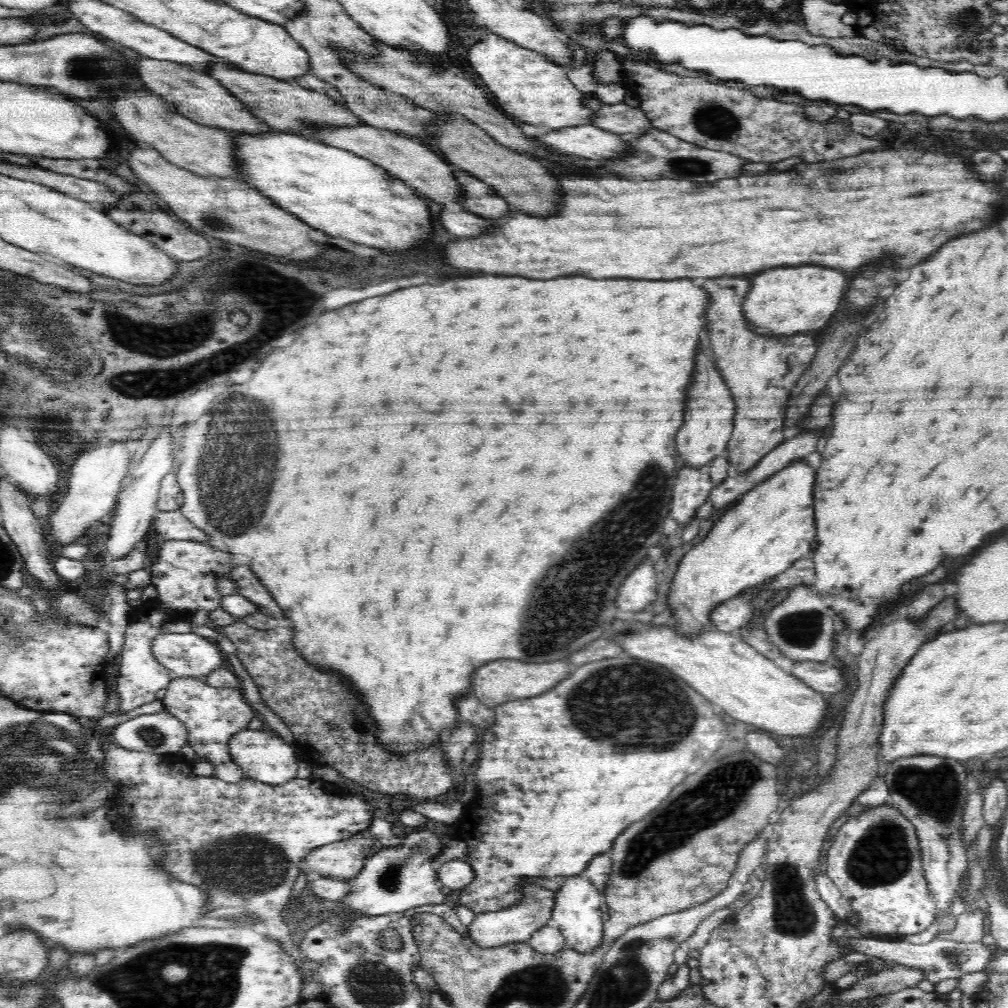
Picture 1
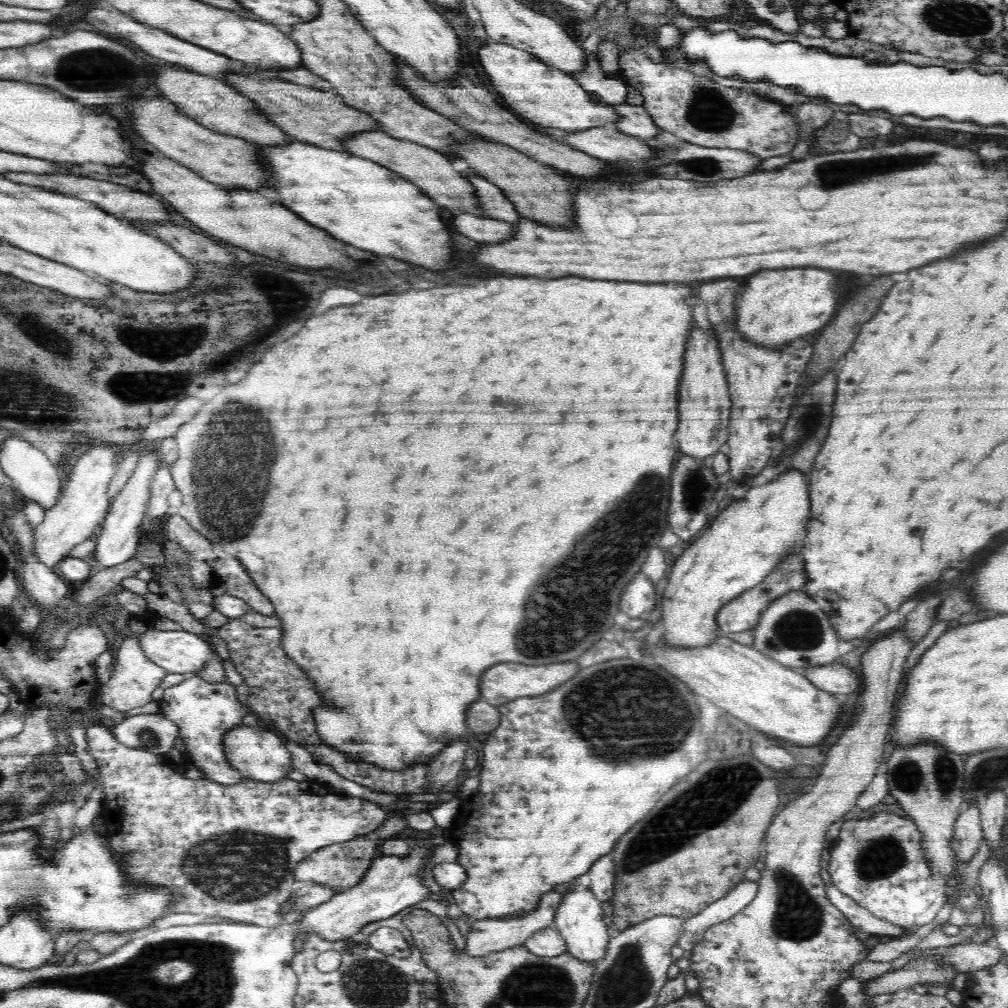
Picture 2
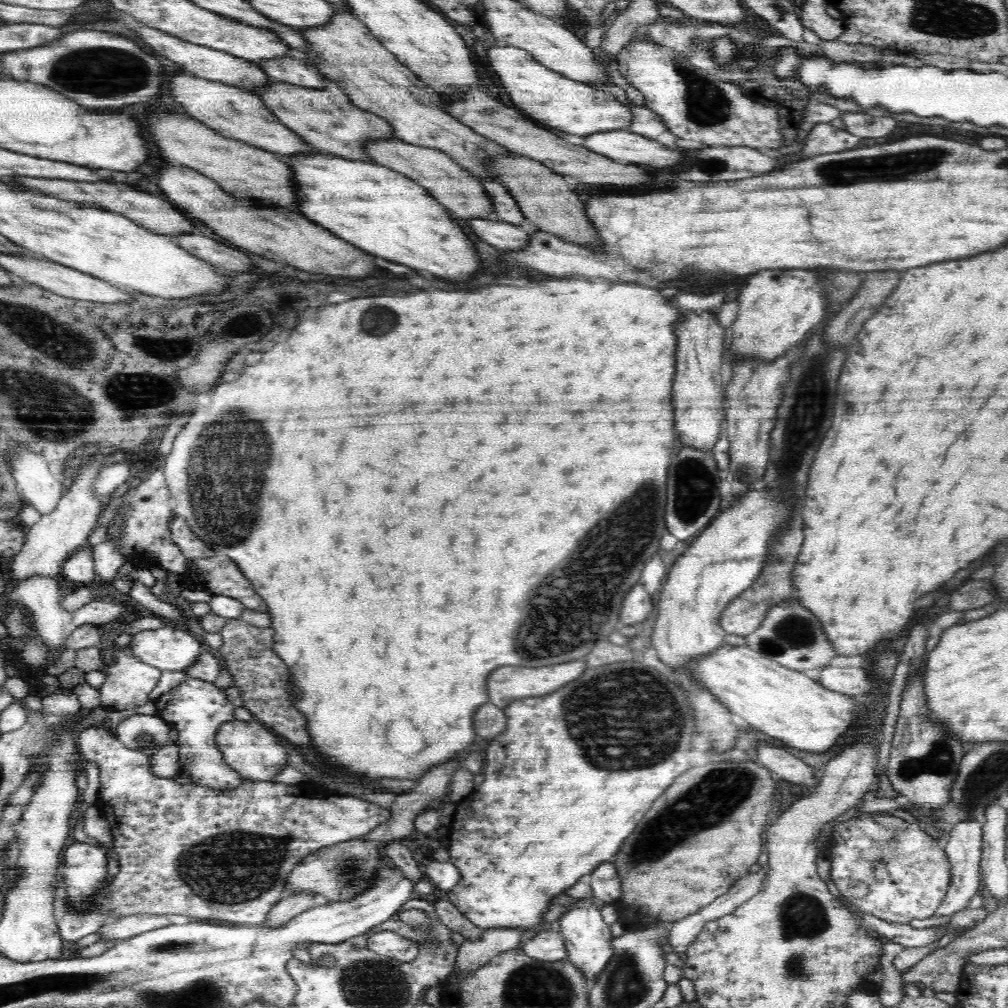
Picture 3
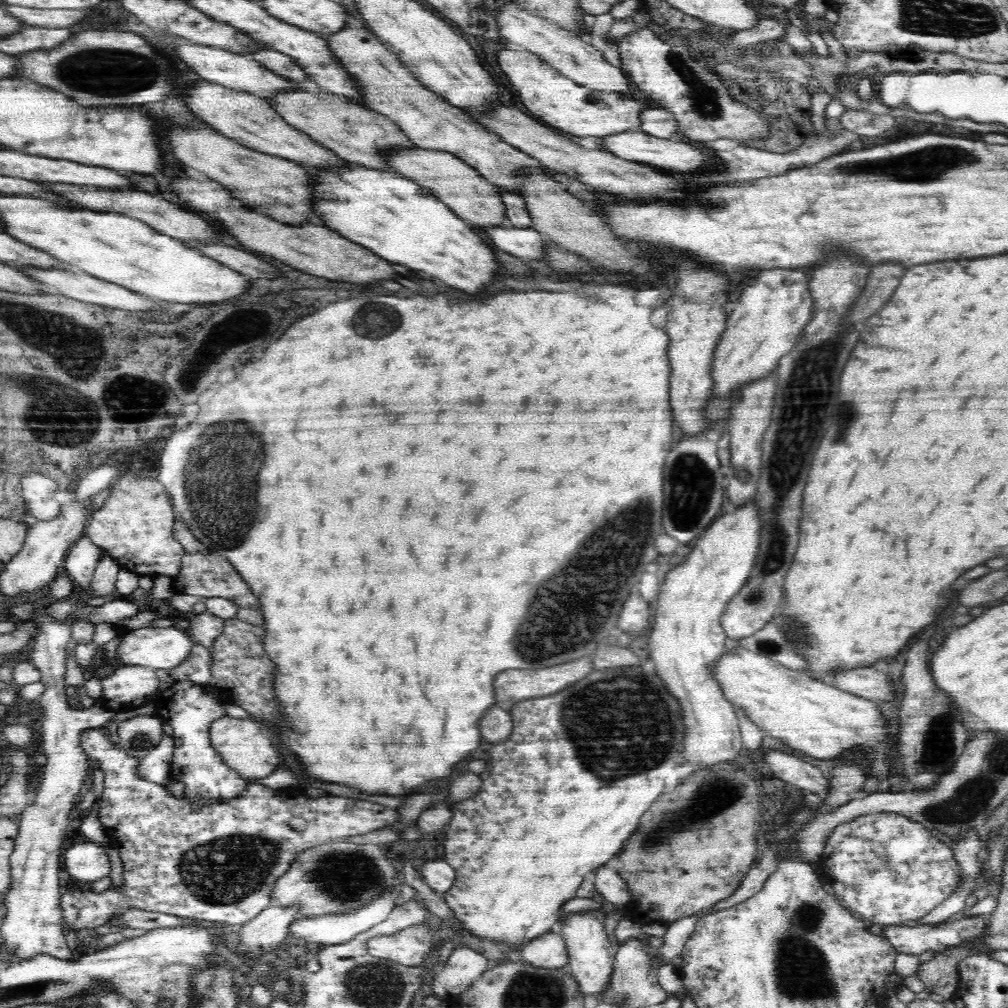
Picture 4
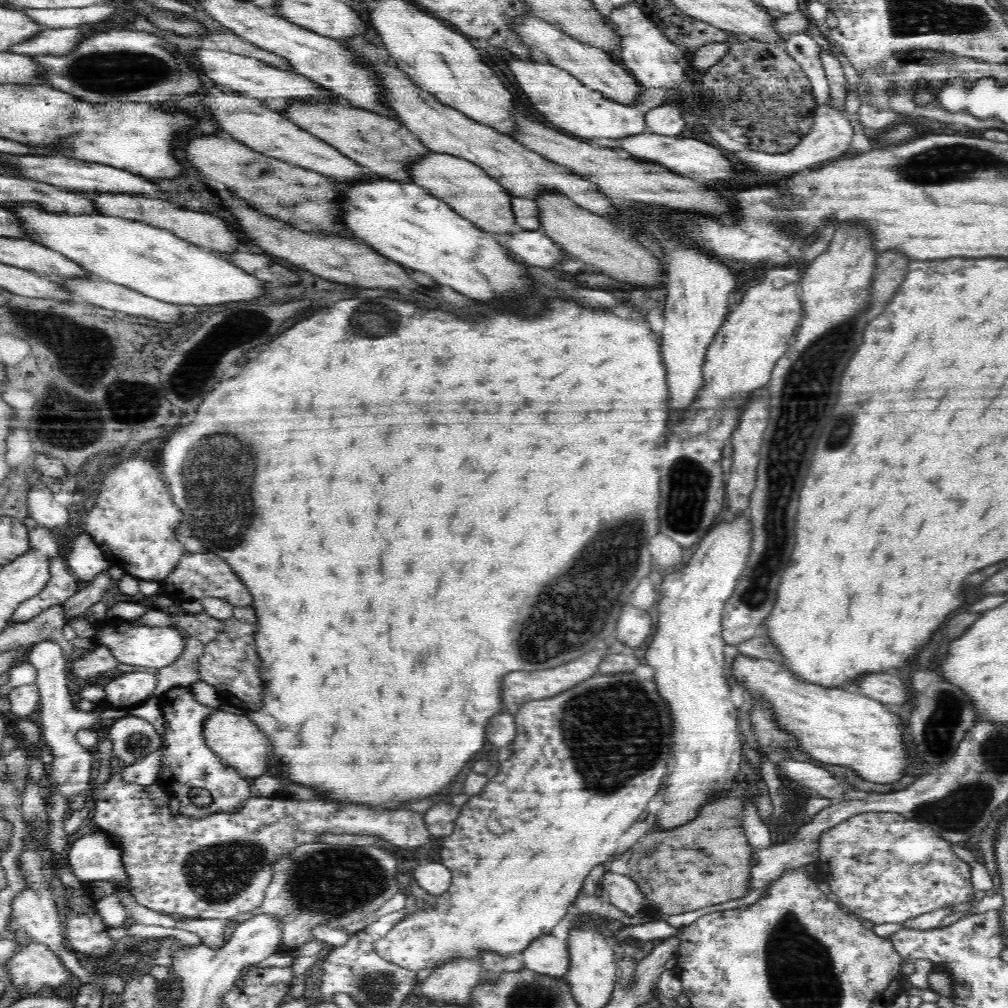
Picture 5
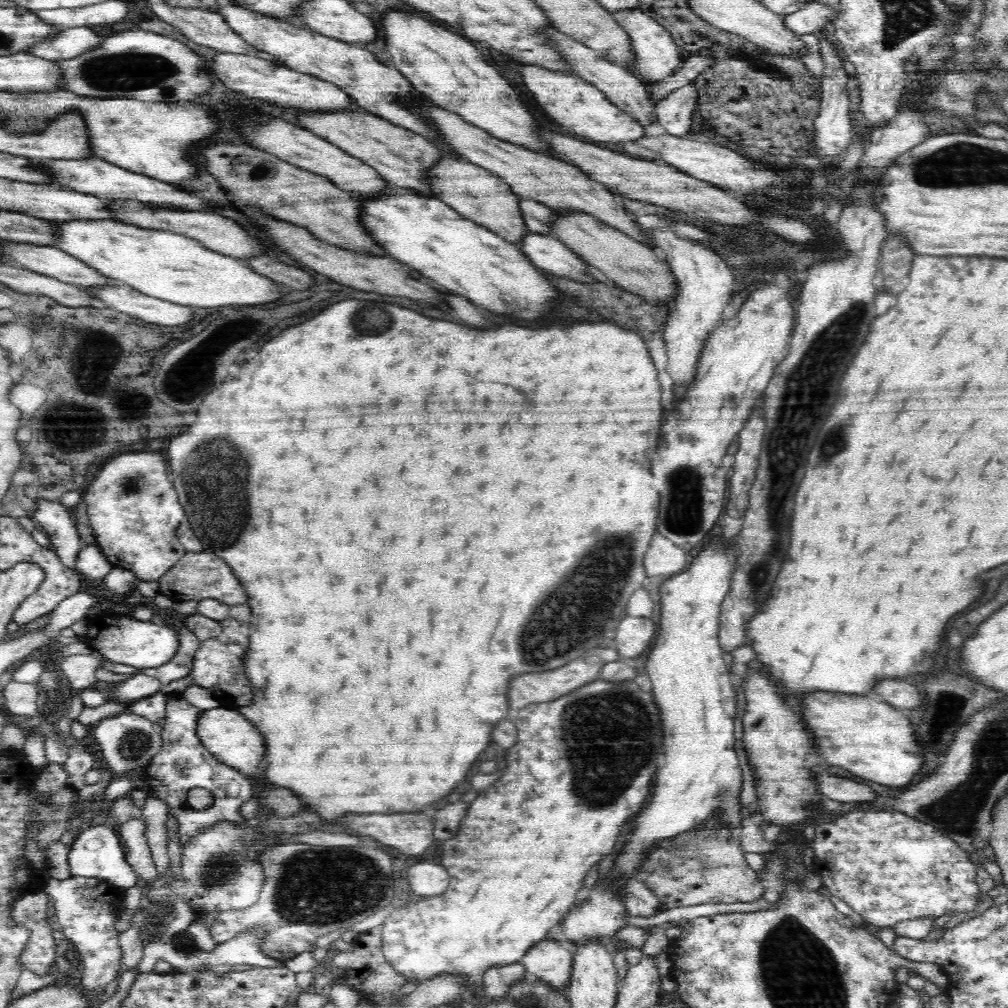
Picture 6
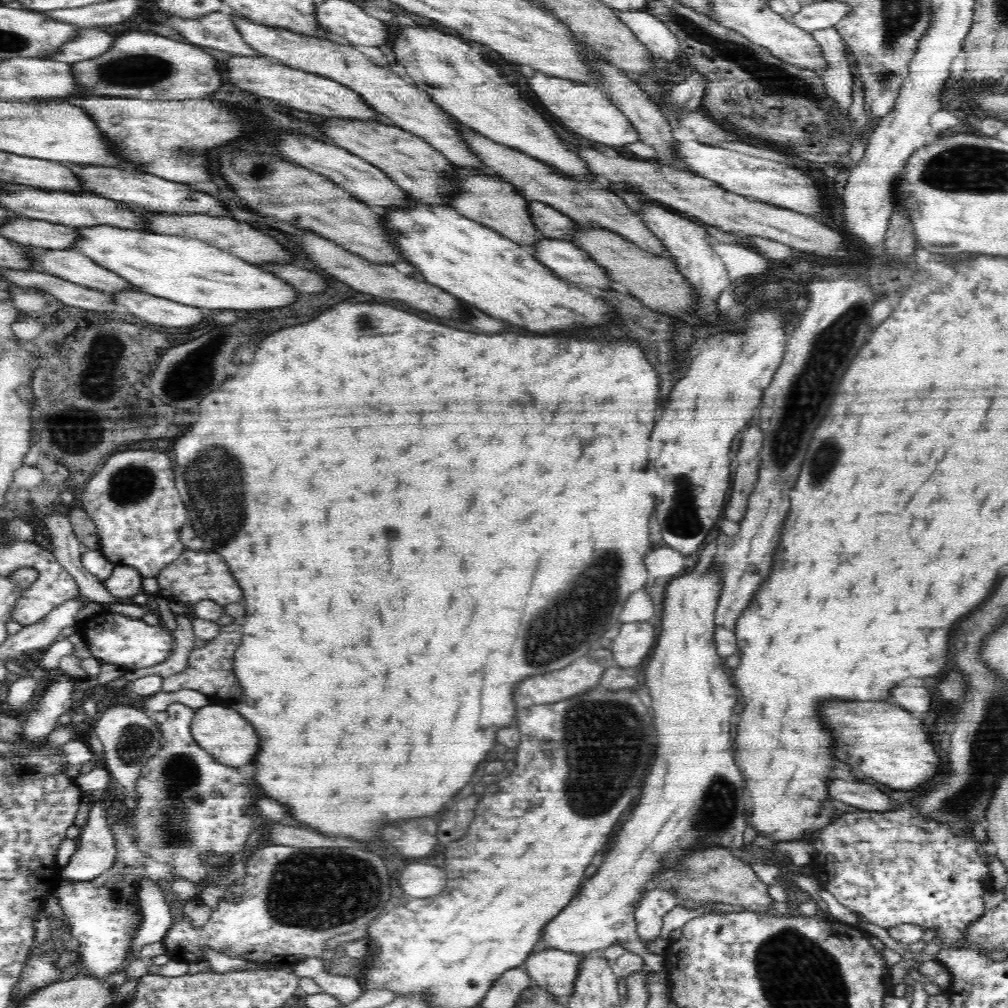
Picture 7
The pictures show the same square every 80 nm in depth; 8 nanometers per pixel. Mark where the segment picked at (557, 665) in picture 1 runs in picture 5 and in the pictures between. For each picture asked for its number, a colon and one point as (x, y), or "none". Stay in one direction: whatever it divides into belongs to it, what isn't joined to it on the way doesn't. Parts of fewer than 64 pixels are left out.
2: (502, 683)
3: (505, 685)
4: (510, 686)
5: (518, 688)

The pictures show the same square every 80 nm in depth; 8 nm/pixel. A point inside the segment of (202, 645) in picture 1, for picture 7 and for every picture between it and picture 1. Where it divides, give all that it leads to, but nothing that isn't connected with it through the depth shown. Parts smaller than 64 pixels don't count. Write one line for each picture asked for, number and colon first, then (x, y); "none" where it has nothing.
2: (179, 651)
3: (172, 647)
4: (156, 648)
5: (138, 645)
6: (142, 644)
7: (130, 643)

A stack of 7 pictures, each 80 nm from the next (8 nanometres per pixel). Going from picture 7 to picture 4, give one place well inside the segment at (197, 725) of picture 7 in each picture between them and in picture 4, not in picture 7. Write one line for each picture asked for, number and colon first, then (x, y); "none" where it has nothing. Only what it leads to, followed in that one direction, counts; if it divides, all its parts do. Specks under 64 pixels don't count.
4: (246, 747)
5: (240, 744)
6: (232, 738)

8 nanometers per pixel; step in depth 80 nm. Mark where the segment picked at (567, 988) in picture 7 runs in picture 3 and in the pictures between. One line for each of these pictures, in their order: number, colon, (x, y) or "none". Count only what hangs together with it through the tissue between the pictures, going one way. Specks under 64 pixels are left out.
3: (547, 946)
4: (548, 950)
5: (548, 956)
6: (550, 960)

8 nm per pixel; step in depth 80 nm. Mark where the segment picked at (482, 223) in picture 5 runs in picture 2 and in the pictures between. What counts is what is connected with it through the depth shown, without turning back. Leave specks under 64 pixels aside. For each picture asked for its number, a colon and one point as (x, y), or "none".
2: (429, 169)
3: (456, 188)
4: (469, 195)

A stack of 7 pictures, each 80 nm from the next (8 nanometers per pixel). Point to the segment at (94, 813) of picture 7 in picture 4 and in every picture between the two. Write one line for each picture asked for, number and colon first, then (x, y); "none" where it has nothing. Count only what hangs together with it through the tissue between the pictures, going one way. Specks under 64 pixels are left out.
4: (86, 862)
5: (96, 856)
6: (96, 853)

